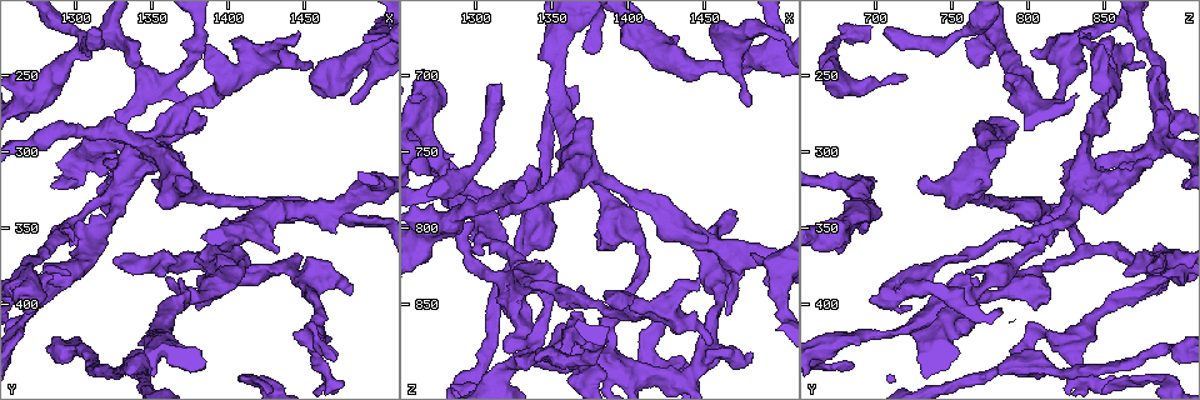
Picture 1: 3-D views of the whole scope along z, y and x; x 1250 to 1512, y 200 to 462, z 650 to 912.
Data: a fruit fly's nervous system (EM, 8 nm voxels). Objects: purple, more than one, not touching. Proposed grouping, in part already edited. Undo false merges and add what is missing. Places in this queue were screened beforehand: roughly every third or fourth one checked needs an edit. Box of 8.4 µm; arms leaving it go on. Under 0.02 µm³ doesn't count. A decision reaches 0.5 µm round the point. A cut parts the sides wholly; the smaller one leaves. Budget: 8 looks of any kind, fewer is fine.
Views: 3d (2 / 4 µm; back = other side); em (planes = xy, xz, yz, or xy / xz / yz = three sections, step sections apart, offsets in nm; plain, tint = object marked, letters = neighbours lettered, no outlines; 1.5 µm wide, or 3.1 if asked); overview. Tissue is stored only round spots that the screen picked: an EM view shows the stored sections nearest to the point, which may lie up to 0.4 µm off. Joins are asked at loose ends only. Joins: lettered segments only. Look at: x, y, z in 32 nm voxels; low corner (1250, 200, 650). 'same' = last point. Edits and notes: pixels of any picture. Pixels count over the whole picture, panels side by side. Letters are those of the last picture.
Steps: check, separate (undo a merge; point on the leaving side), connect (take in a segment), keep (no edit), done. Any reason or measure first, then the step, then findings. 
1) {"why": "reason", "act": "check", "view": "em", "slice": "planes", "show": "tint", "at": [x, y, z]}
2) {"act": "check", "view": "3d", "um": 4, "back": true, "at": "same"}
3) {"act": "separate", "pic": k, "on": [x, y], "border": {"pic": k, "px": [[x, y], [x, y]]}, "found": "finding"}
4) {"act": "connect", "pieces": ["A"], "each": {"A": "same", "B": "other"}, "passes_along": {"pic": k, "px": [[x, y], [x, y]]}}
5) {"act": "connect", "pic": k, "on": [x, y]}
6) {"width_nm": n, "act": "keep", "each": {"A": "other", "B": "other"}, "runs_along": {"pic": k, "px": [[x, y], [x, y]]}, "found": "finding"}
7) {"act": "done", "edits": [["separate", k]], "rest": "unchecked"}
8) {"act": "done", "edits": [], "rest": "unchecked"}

{"why": "an open end", "act": "check", "view": "em", "slice": "planes", "show": "letters", "at": [1480, 266, 818]}

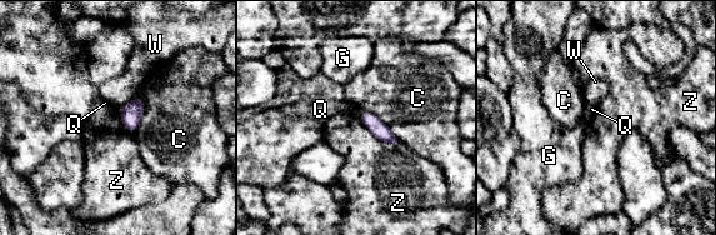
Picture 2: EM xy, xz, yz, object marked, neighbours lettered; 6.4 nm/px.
{"longest_contact_nm": ["C", 320], "act": "keep", "each": {"C": "other", "G": "other", "Q": "other", "W": "other", "Z": "other"}, "found": "no lettered segment goes on from it"}

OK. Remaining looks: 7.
{"why": "branch stops here", "act": "check", "view": "em", "slice": "planes", "show": "letters", "at": [1480, 250, 720]}

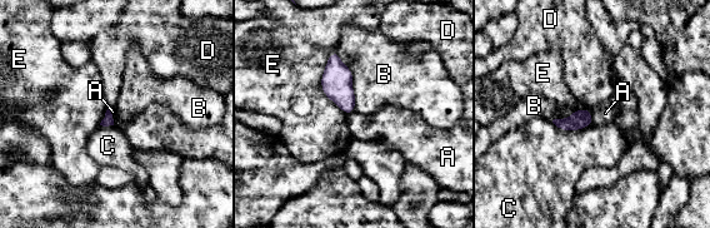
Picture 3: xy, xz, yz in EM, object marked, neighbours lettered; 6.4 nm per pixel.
{"act": "keep", "each": {"A": "other", "B": "other", "C": "other", "D": "other", "E": "other"}, "found": "no lettered segment goes on from it"}

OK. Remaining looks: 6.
{"why": "thick turns thin", "act": "check", "view": "em", "slice": "xy", "step": 8, "show": "letters", "at": [1484, 236, 670]}

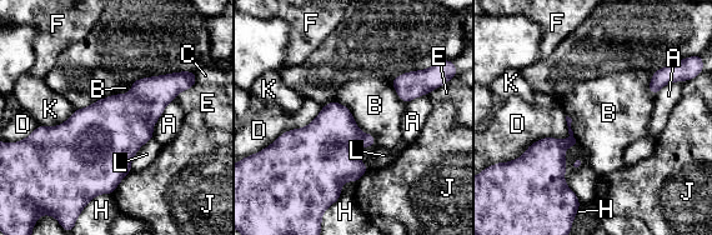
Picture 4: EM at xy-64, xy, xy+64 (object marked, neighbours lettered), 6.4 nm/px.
{"width_nm": 240, "longest_contact_nm": ["B", 500], "act": "keep", "each": {"A": "other", "B": "other", "C": "other", "D": "other", "E": "other", "F": "other", "H": "other", "J": "other", "K": "other", "L": "other"}, "found": "all the same cell"}

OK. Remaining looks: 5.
{"act": "done", "edits": [], "rest": "unchecked"}

